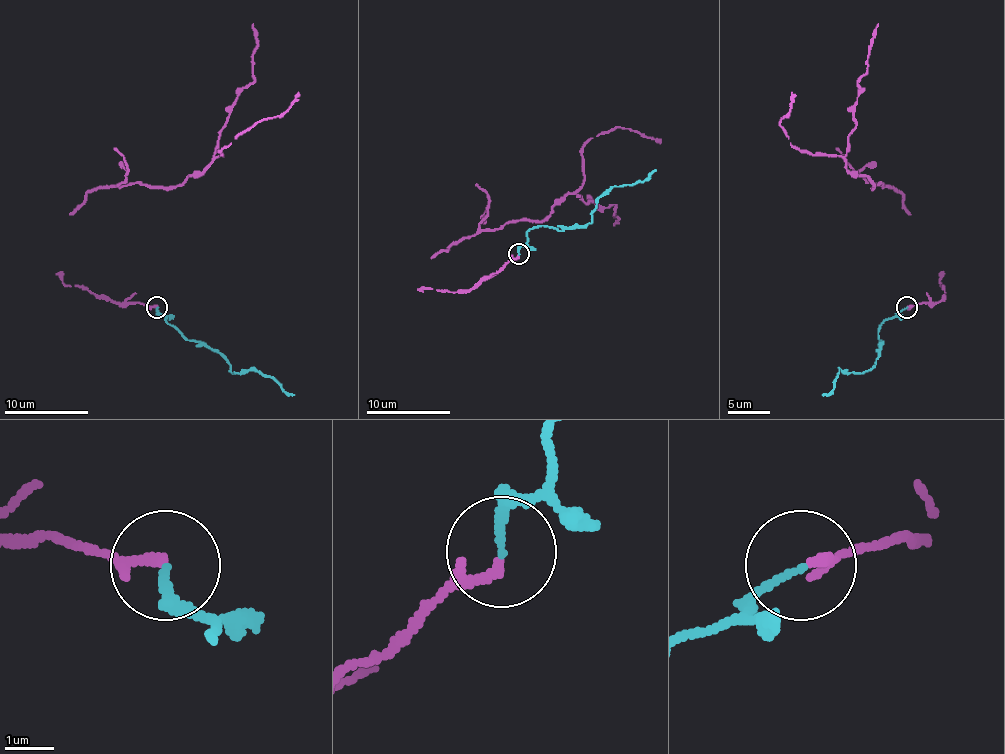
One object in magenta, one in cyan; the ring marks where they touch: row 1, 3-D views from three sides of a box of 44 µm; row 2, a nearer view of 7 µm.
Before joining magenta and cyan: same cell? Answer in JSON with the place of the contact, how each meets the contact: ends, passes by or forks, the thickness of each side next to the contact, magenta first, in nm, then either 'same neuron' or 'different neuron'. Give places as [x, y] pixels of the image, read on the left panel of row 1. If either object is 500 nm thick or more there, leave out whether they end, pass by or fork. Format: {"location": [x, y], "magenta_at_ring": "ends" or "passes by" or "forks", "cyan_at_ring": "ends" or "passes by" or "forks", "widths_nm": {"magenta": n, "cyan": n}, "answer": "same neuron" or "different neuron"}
{"location": [157, 307], "magenta_at_ring": "ends", "cyan_at_ring": "ends", "widths_nm": {"magenta": 200, "cyan": 150}, "answer": "same neuron"}

